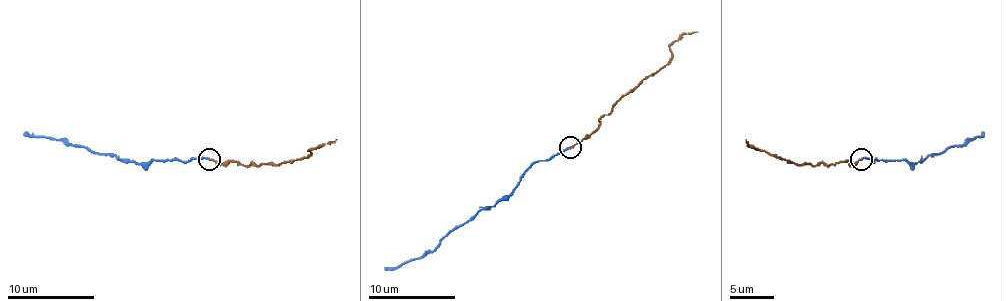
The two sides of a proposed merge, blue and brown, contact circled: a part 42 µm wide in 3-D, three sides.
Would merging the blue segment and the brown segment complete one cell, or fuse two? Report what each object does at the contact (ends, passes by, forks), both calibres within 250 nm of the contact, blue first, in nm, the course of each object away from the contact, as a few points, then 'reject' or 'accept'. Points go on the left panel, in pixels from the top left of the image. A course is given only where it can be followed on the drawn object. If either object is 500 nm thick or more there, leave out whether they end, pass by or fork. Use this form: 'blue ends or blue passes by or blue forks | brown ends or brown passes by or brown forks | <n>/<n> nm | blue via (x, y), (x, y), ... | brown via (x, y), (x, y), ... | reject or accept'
blue ends | brown ends | 170/150 nm | blue via (208, 158), (125, 163), (108, 154), (95, 154), (71, 143), (27, 136), (23, 132) | brown via (208, 158), (241, 165), (280, 165), (307, 158), (313, 149), (337, 139) | accept

